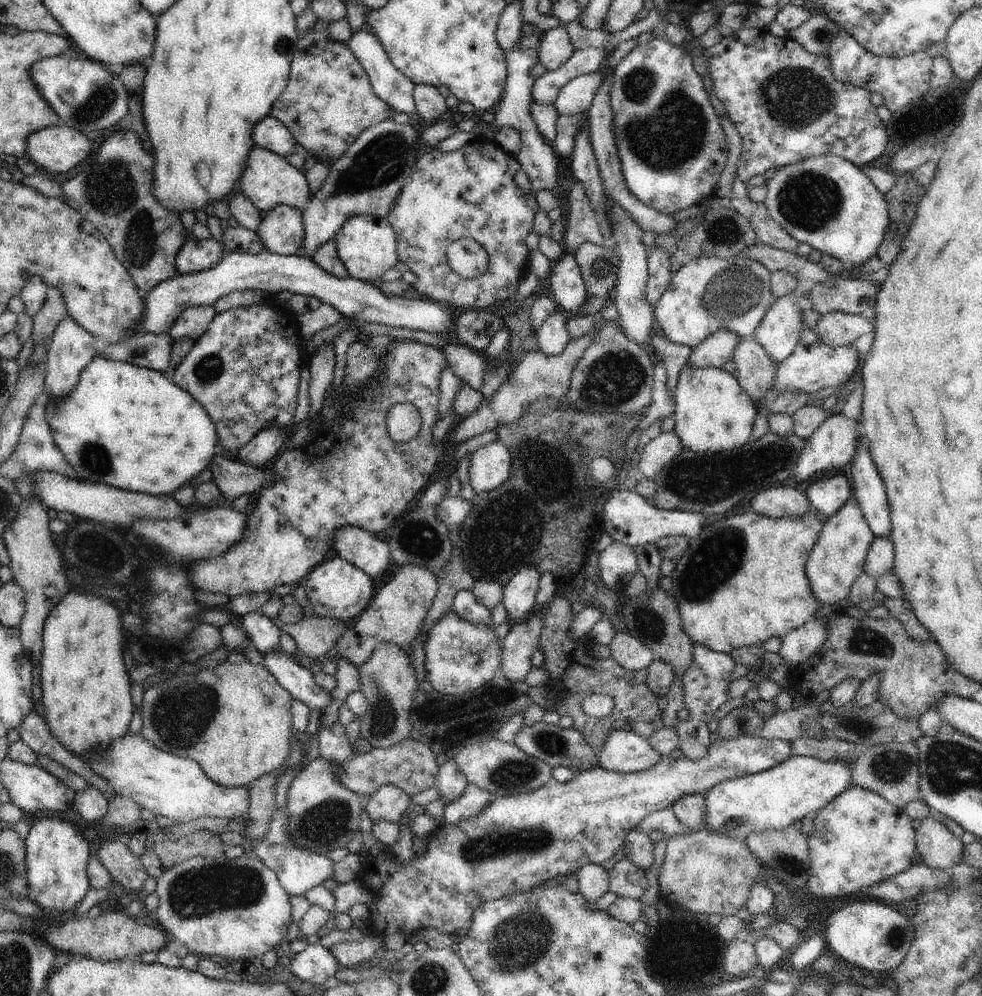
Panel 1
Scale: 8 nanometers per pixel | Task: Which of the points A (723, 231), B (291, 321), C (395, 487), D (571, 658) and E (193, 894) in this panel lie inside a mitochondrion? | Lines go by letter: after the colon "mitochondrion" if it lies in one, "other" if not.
A: mitochondrion
B: other
C: other
D: other
E: mitochondrion

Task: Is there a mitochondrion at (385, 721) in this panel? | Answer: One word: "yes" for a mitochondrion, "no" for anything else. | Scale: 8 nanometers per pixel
yes

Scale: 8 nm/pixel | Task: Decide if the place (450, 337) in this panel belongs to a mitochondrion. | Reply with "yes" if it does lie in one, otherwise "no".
no

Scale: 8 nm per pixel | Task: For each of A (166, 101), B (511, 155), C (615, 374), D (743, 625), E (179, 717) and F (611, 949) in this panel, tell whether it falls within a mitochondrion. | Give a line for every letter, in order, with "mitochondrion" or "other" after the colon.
A: other
B: other
C: mitochondrion
D: other
E: mitochondrion
F: other

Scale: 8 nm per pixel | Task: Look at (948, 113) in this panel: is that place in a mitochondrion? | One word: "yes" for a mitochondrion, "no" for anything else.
no

